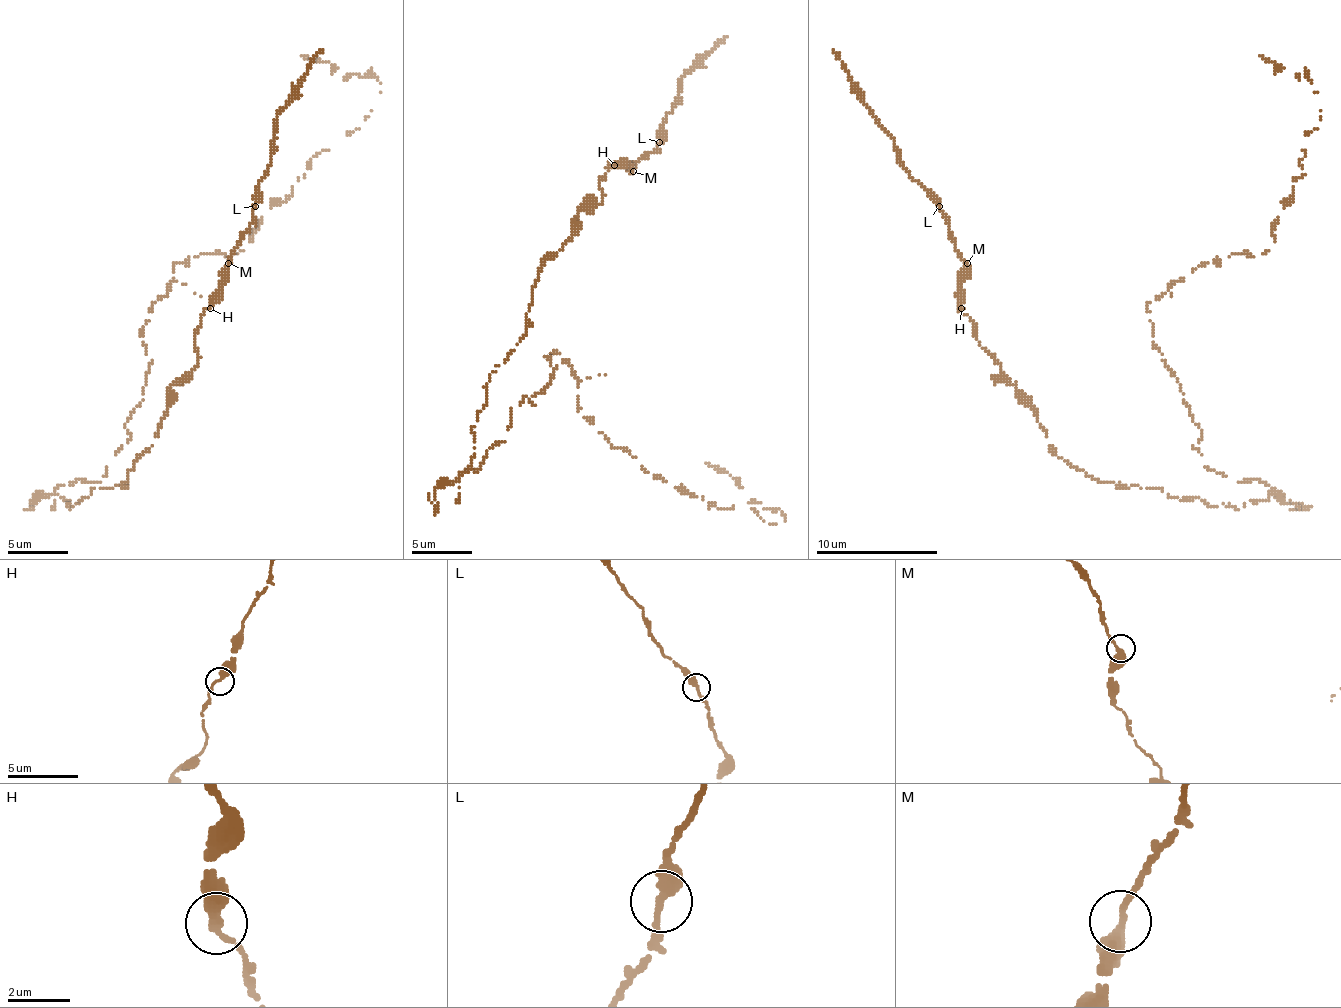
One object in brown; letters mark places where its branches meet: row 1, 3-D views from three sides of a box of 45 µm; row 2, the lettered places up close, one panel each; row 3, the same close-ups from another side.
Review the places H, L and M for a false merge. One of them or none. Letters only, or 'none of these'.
none of these

